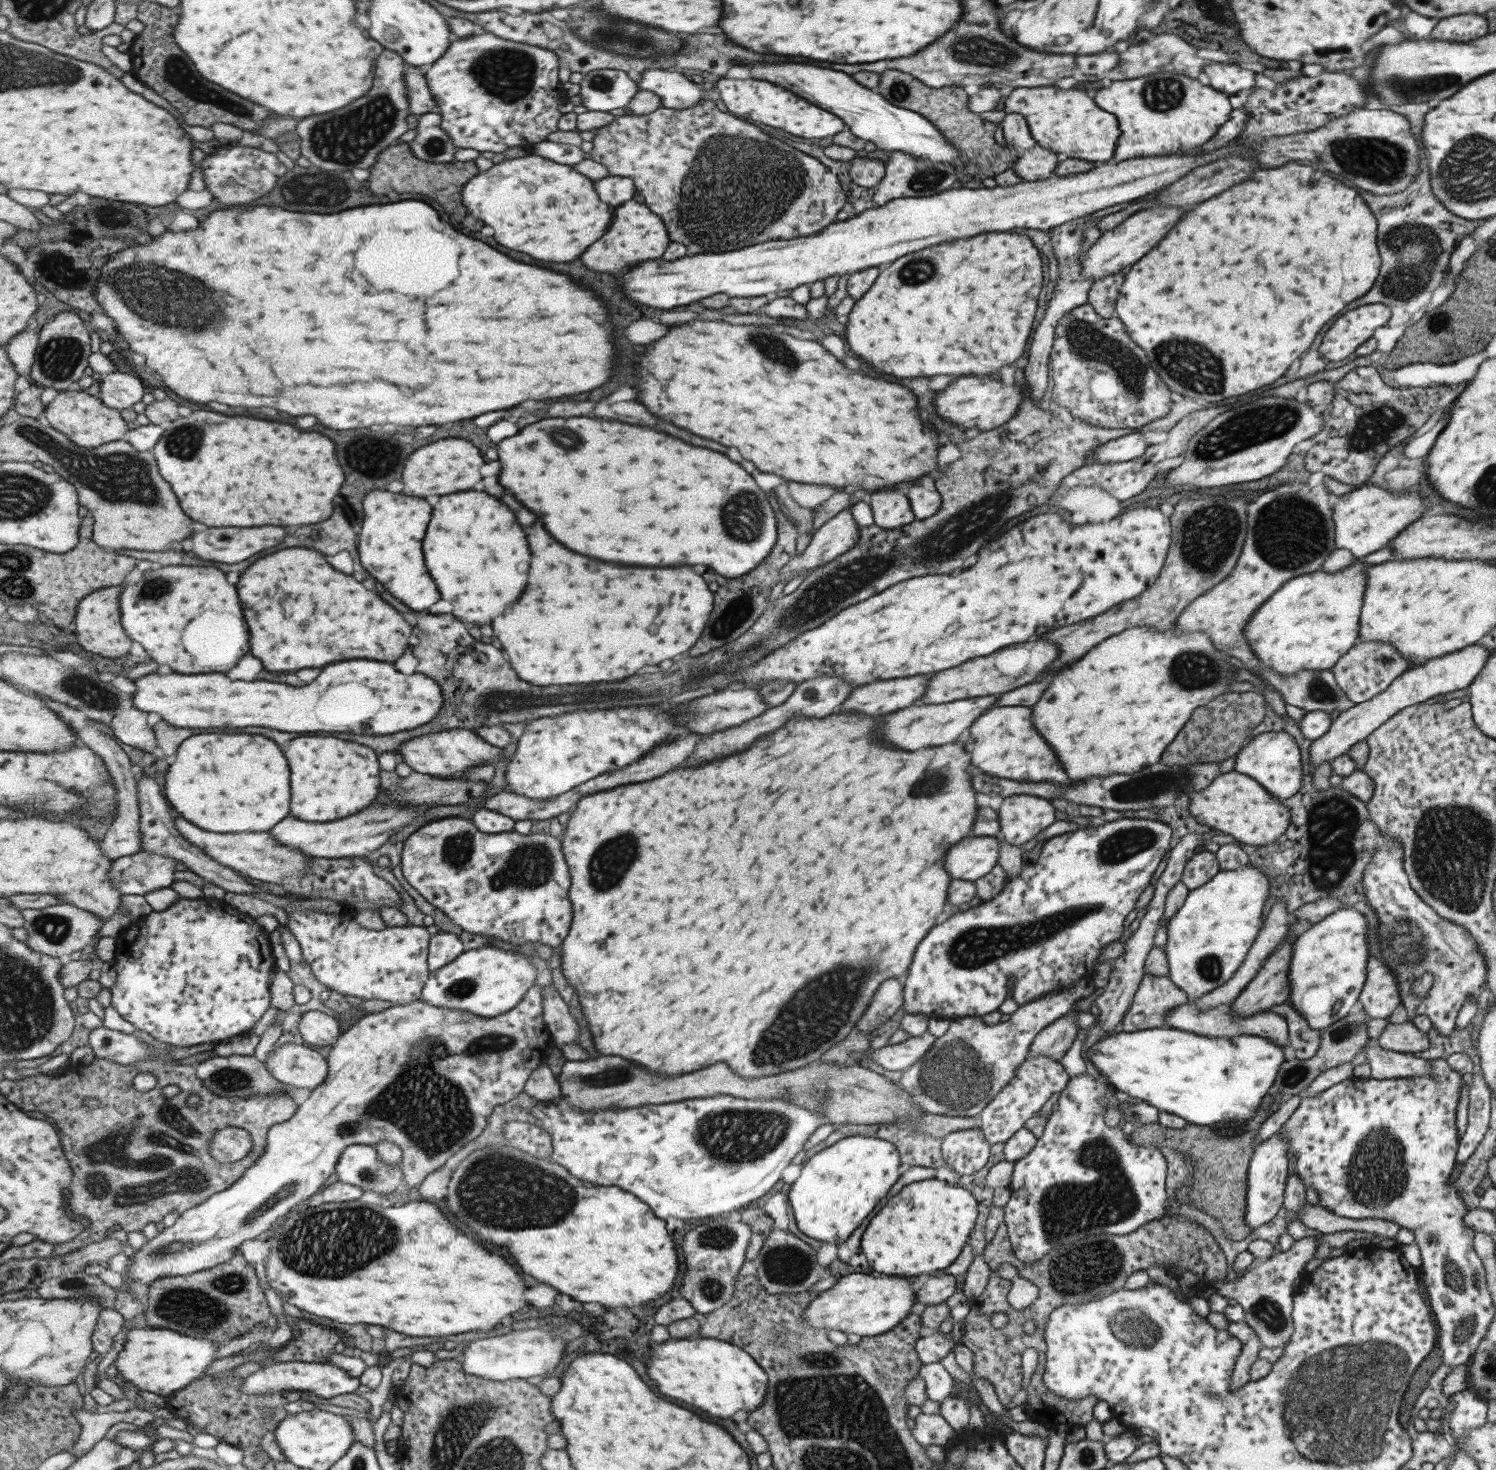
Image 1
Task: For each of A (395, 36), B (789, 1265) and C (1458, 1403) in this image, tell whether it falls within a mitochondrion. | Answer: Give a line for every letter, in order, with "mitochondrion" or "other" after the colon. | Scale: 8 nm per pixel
A: mitochondrion
B: mitochondrion
C: other

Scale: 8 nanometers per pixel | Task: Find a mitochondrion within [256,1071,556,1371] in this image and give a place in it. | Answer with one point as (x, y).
(334, 1242)

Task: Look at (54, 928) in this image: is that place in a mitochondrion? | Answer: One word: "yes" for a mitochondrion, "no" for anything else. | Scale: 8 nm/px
yes

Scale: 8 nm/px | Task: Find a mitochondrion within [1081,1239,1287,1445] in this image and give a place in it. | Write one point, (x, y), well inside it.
(1130, 1323)

